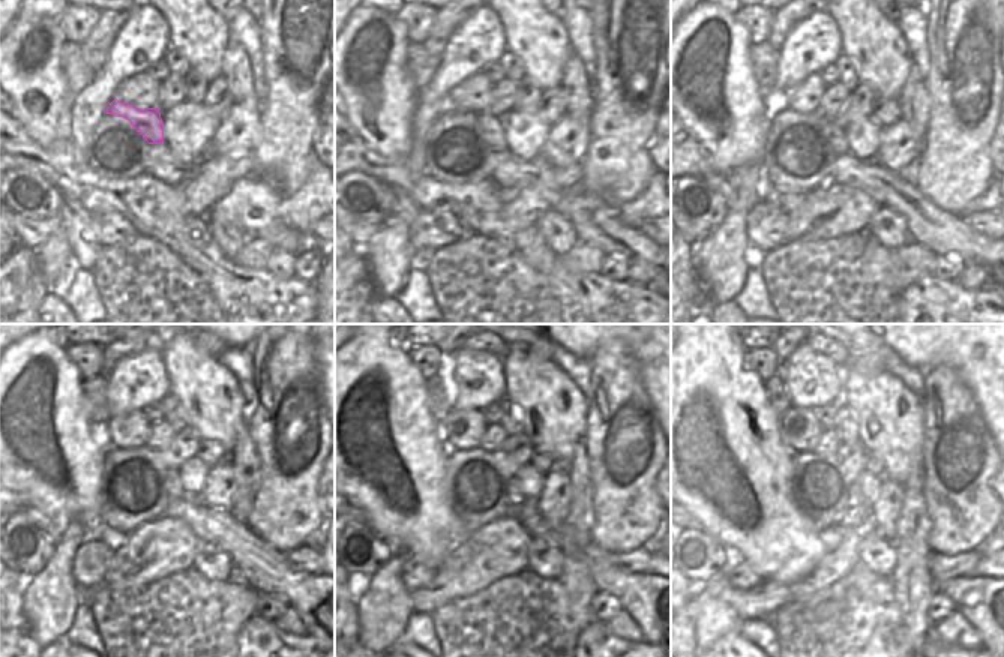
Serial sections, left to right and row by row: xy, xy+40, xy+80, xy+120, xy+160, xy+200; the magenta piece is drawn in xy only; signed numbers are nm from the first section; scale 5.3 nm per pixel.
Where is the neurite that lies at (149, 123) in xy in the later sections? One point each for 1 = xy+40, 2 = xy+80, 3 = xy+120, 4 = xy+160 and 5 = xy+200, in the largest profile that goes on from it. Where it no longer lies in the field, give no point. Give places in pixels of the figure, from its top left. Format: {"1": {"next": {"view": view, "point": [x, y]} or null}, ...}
{"1": {"next": {"view": "xy+40", "point": [491, 126]}}, "2": {"next": {"view": "xy+80", "point": [836, 135]}}, "3": {"next": {"view": "xy+120", "point": [173, 482]}}, "4": {"next": {"view": "xy+160", "point": [515, 500]}}, "5": {"next": {"view": "xy+200", "point": [859, 516]}}}

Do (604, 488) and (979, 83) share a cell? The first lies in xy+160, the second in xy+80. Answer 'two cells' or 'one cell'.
one cell

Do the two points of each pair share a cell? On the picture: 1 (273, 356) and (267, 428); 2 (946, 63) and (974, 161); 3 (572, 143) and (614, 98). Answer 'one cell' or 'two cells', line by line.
1: one cell
2: one cell
3: two cells

